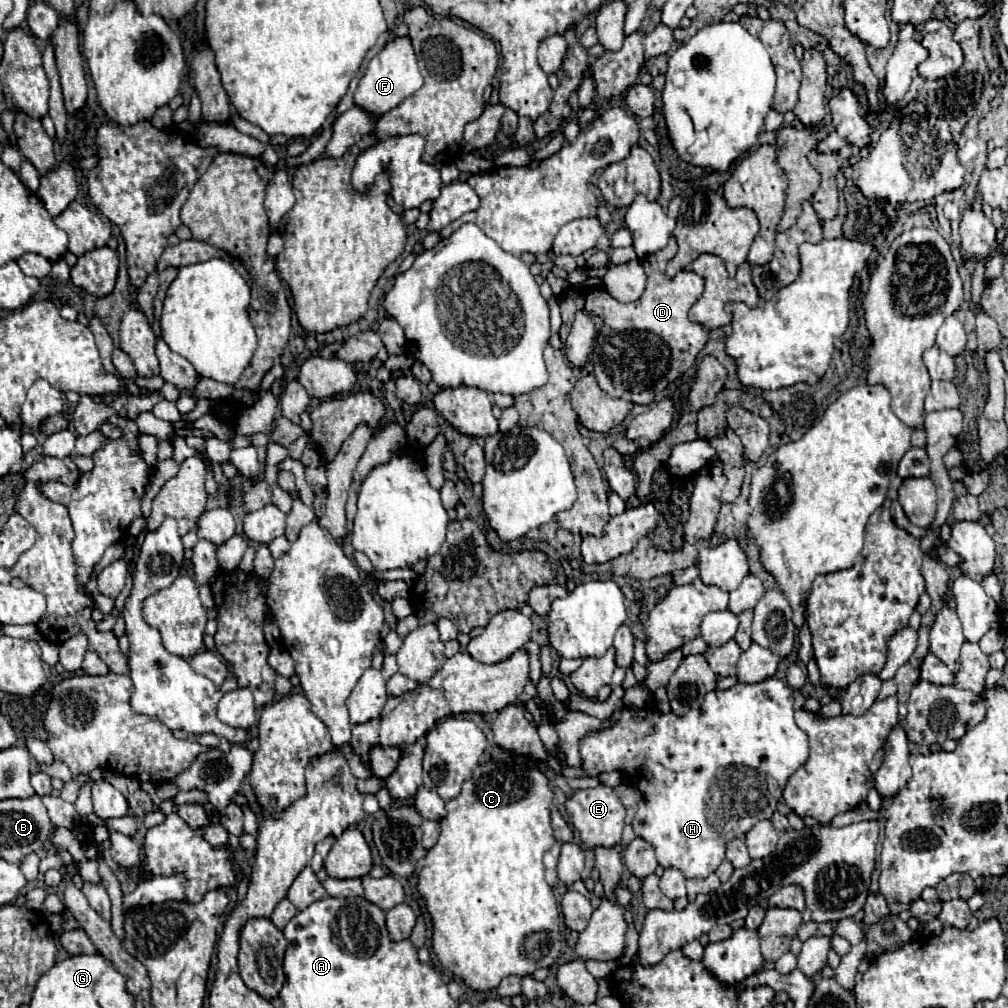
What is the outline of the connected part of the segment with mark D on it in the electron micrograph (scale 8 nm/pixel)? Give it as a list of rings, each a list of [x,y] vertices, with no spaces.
[[[671,237],[667,247],[643,257],[641,265],[645,267],[647,273],[647,287],[645,293],[633,301],[633,303],[619,303],[617,299],[613,299],[603,287],[595,287],[593,291],[587,293],[587,303],[585,303],[585,311],[595,313],[599,317],[603,317],[603,327],[597,335],[597,343],[595,349],[591,353],[591,363],[595,365],[595,377],[597,383],[603,391],[607,391],[611,397],[619,397],[625,399],[629,403],[637,403],[637,405],[649,405],[657,393],[661,393],[669,383],[677,381],[697,359],[697,353],[707,345],[709,335],[703,329],[703,325],[689,321],[687,313],[693,307],[693,303],[701,297],[703,293],[703,279],[695,273],[687,273],[681,271],[675,277],[667,277],[665,275],[665,267],[667,261],[677,253],[677,243]]]

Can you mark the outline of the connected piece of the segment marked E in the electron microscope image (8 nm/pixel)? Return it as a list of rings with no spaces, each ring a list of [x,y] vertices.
[[[597,785],[591,789],[577,789],[567,801],[565,801],[565,809],[569,813],[571,825],[579,831],[579,837],[585,845],[585,869],[583,870],[581,880],[584,881],[590,877],[590,873],[594,867],[594,851],[597,847],[615,847],[617,843],[621,843],[621,831],[625,825],[625,807],[619,799],[619,795],[615,795],[615,791],[607,785]]]

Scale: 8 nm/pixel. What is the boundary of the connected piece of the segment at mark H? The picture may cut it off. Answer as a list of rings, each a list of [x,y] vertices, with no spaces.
[[[765,679],[761,683],[753,683],[753,685],[747,685],[747,683],[737,683],[733,685],[731,689],[727,691],[711,691],[705,695],[705,701],[701,705],[701,713],[699,711],[689,711],[687,715],[683,717],[677,717],[675,713],[669,713],[669,715],[663,715],[659,713],[657,709],[641,709],[641,711],[635,711],[635,709],[619,709],[613,713],[611,717],[615,721],[613,727],[609,729],[601,729],[597,733],[589,733],[583,741],[581,741],[581,759],[583,759],[583,769],[589,771],[591,777],[595,777],[597,773],[601,771],[613,771],[613,769],[623,769],[627,773],[629,779],[635,781],[635,785],[639,787],[641,791],[641,801],[639,801],[639,809],[635,813],[635,819],[633,819],[633,829],[639,837],[643,837],[645,841],[649,841],[653,847],[655,847],[655,855],[657,855],[657,861],[661,867],[675,867],[679,869],[685,877],[695,877],[695,879],[703,879],[707,877],[709,873],[713,873],[719,863],[725,859],[725,845],[729,839],[733,837],[739,837],[739,835],[745,835],[757,821],[763,821],[763,819],[771,819],[777,803],[781,801],[781,793],[783,793],[783,787],[787,783],[787,779],[797,771],[797,767],[801,767],[805,761],[807,761],[807,755],[809,755],[809,745],[807,745],[807,735],[795,725],[795,719],[793,719],[793,691],[791,687],[781,681],[781,679]]]

